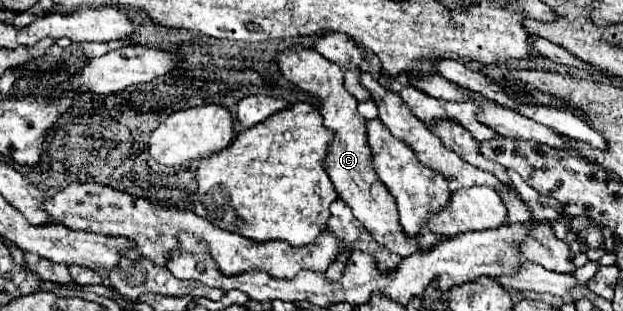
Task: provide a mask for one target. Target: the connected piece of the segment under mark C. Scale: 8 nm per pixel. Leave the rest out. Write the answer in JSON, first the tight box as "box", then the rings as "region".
{"box":[274,44,442,258],"region":[[[300,44],[288,46],[286,50],[278,52],[274,62],[288,82],[318,96],[324,126],[330,126],[332,130],[336,130],[334,142],[330,144],[328,156],[326,156],[326,172],[330,180],[334,182],[338,196],[346,200],[346,204],[352,208],[354,216],[364,224],[364,228],[380,244],[384,244],[388,250],[404,258],[414,254],[416,250],[428,250],[436,242],[440,242],[442,236],[432,234],[426,226],[420,230],[420,236],[416,240],[406,238],[406,234],[402,232],[402,226],[398,224],[396,202],[392,194],[388,192],[388,188],[382,184],[382,180],[378,180],[378,174],[374,172],[374,168],[370,168],[370,148],[366,148],[366,120],[356,110],[358,100],[346,92],[344,70],[338,64],[326,60],[316,50],[300,46]]]}

